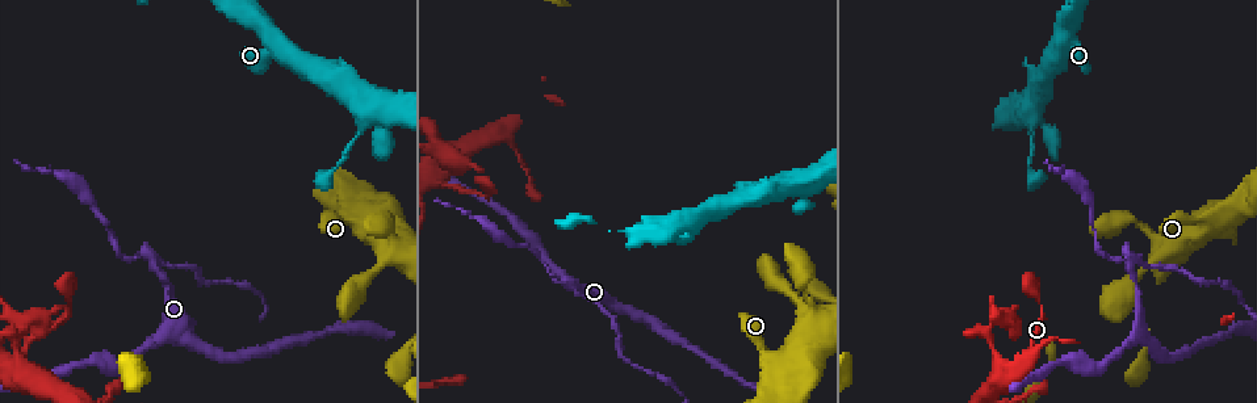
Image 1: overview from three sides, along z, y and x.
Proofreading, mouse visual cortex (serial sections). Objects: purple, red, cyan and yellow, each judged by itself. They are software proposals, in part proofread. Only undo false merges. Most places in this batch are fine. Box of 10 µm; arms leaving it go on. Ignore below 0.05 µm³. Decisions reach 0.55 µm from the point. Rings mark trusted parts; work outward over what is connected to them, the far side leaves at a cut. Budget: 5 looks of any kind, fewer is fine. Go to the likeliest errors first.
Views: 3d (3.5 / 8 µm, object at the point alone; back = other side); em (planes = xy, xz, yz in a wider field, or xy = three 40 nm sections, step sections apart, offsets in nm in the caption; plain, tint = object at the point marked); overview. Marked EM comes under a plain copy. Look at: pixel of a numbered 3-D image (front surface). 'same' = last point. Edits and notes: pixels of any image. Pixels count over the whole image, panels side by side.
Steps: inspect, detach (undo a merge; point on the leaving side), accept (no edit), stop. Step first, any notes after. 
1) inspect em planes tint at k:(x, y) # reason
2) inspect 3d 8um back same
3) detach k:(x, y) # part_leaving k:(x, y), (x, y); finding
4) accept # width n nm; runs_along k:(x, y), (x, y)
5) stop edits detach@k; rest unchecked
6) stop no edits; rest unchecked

inspect 3d 3.5um at 1:(157, 264)

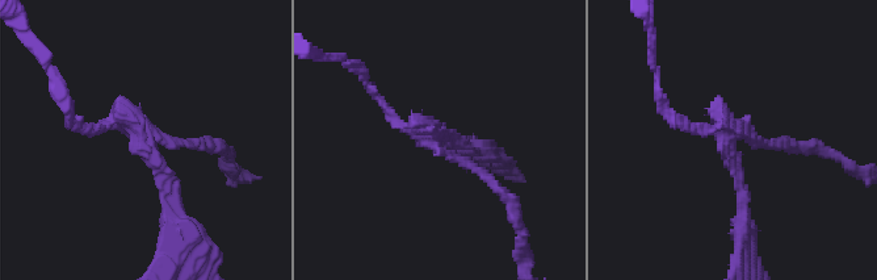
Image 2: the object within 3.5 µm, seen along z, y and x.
inspect em xy step 5 tint at 2:(437, 133) # arms 3; arm_widths 150, 150, 150 nm

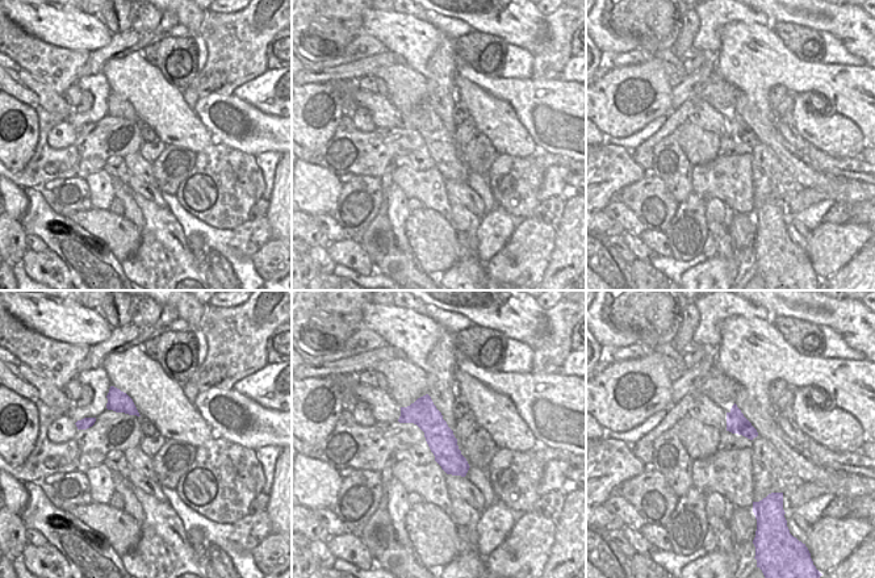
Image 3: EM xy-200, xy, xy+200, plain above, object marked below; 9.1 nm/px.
detach 2:(79, 128) # width 260 nm; part_leaving 2:(729, 129), (688, 129), (658, 92); two cells meet here

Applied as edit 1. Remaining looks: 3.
inspect overview

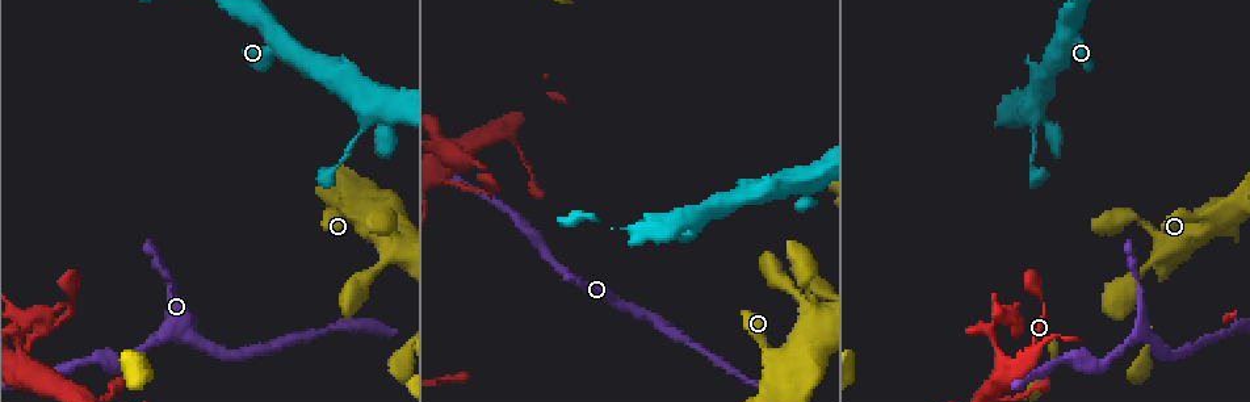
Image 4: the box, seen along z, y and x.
inspect 3d 3.5um at 4:(1000, 317) # sudden change in width

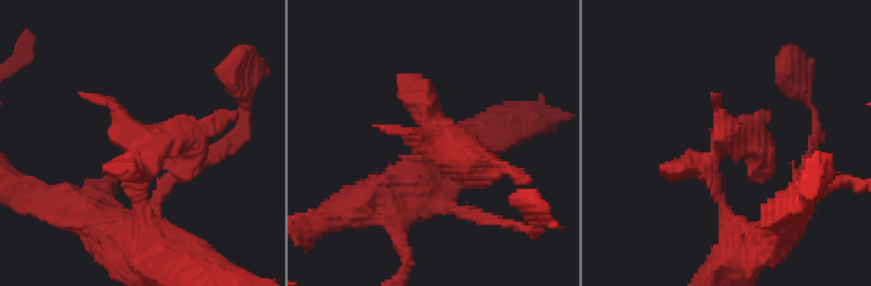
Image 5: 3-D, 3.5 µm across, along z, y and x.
inspect em xy step 1 tint at 5:(154, 143)

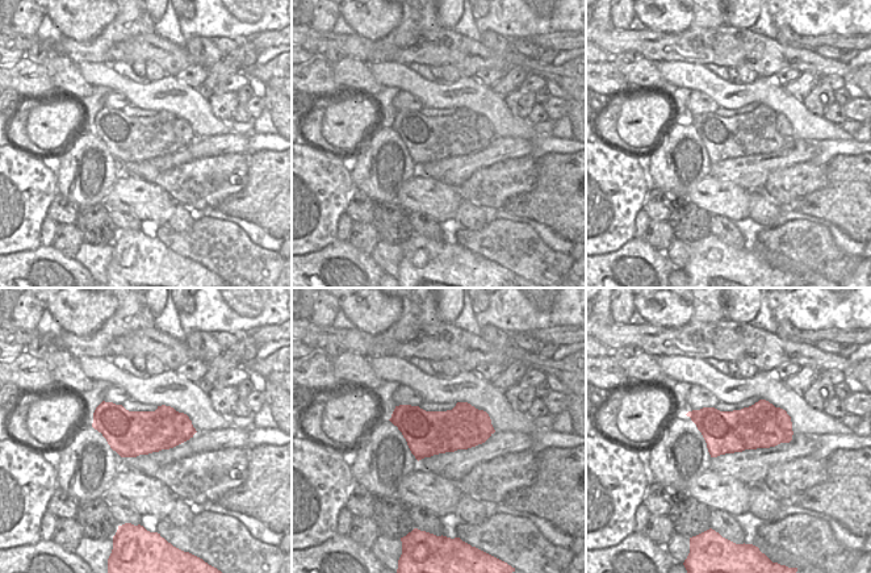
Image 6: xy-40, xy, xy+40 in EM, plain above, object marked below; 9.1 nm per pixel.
accept # runs_along 5:(142, 218), (154, 142), (187, 138), (195, 177); all the same cell

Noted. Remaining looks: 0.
stop edits detach@2; rest unchecked

